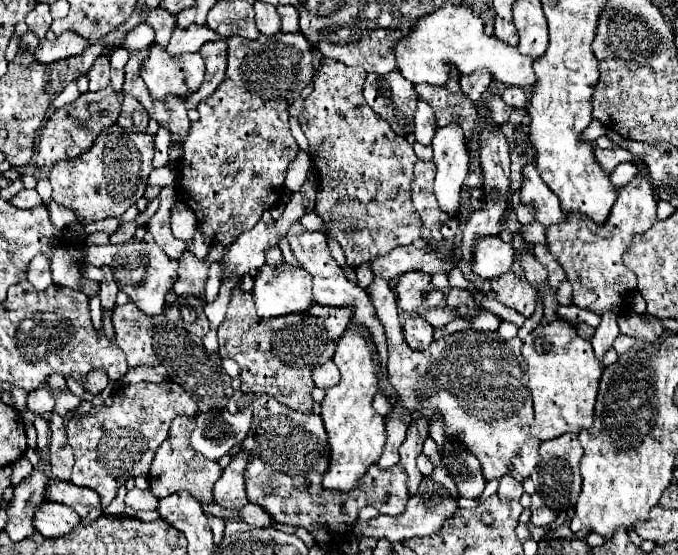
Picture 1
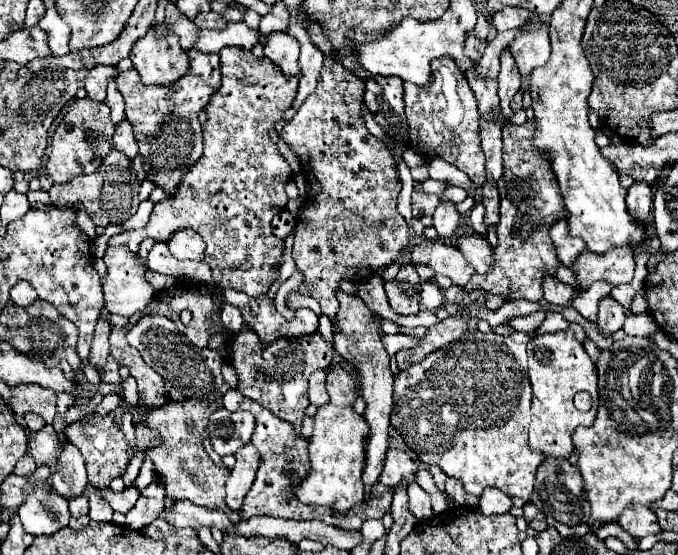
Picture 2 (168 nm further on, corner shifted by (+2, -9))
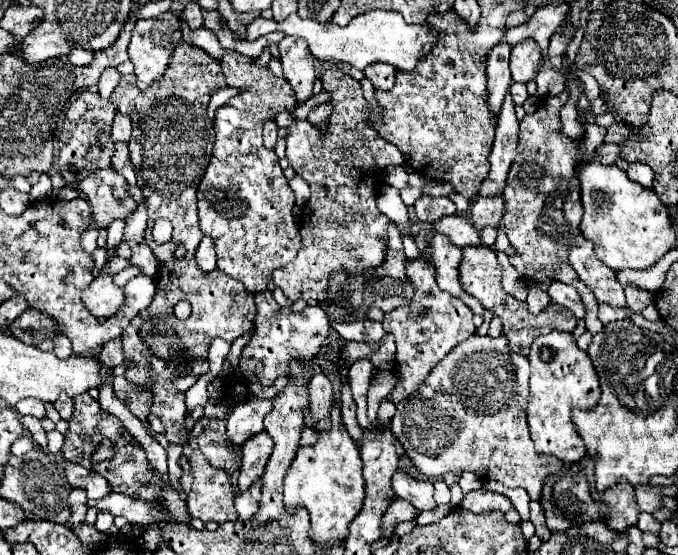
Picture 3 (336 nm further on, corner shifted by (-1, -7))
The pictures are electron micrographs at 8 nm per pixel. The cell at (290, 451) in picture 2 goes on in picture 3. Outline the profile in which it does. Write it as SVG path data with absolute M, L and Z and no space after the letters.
M256 481L246 493L236 497L236 511L238 517L248 521L258 511L258 499L260 499L260 481Z

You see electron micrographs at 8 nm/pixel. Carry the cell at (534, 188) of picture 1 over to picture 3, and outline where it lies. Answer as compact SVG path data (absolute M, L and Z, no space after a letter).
M576 237L570 247L568 263L576 269L580 281L596 295L598 303L608 303L612 307L624 307L624 289L616 279L616 273L596 259L592 243L584 237Z

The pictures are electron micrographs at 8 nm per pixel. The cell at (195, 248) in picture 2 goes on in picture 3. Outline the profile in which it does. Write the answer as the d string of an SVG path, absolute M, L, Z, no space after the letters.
M202 237L196 249L196 263L204 273L210 273L216 269L216 251L214 251L214 241L210 237Z

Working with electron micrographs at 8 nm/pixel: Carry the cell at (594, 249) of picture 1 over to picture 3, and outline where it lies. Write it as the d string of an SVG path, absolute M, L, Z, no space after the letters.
M630 163L630 167L628 167L626 173L628 173L628 177L632 177L632 181L636 181L640 185L646 185L648 189L652 189L654 173L644 163Z

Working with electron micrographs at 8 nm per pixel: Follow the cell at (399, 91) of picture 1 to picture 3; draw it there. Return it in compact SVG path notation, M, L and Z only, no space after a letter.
M372 63L372 67L366 67L364 69L364 75L374 83L374 87L378 91L388 91L394 85L396 69L394 67L388 67L384 63Z

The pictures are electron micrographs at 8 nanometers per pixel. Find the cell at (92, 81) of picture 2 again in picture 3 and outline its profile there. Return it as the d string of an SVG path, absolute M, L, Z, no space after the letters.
M106 69L104 73L102 73L102 77L100 77L100 83L98 83L98 87L100 87L100 97L104 97L104 99L108 99L110 97L110 93L116 89L116 83L120 83L120 73L116 71L116 69Z

